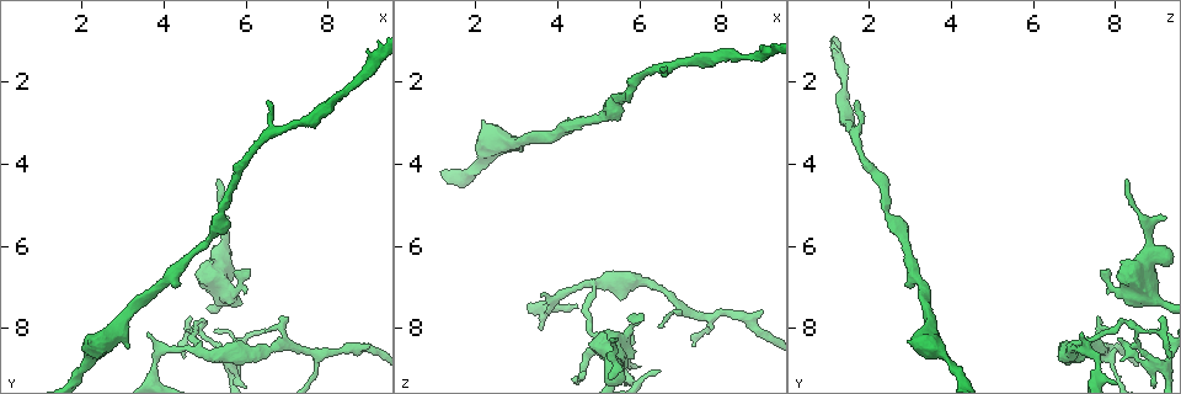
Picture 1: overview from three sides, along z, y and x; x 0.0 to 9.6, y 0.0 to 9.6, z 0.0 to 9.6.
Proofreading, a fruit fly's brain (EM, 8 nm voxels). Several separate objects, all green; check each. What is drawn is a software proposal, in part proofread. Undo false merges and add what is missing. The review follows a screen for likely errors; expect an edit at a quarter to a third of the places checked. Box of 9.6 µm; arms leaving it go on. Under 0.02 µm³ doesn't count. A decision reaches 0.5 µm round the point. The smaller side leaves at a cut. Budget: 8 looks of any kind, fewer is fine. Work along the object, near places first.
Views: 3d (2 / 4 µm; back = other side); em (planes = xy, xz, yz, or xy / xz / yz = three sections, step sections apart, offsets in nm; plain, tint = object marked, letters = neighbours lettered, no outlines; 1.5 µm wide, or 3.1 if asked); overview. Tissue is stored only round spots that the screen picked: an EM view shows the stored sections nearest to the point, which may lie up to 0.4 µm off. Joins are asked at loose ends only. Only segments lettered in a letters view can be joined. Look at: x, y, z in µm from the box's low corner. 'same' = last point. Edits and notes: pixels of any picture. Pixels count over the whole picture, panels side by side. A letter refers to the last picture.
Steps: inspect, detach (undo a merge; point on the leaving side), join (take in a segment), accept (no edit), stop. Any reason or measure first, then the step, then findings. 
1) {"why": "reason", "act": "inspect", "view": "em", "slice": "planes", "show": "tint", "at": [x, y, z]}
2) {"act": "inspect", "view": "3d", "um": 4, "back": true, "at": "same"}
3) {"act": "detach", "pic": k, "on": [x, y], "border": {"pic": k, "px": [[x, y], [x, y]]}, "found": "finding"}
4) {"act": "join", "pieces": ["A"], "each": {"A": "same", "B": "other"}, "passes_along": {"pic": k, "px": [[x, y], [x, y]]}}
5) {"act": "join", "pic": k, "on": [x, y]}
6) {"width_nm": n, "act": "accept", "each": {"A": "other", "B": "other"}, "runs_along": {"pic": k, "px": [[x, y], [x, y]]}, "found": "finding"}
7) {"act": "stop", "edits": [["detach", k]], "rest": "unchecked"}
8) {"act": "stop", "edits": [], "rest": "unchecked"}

{"why": "thin arm on a thick one", "act": "inspect", "view": "3d", "um": 2, "at": [4.90, 8.50, 6.90]}

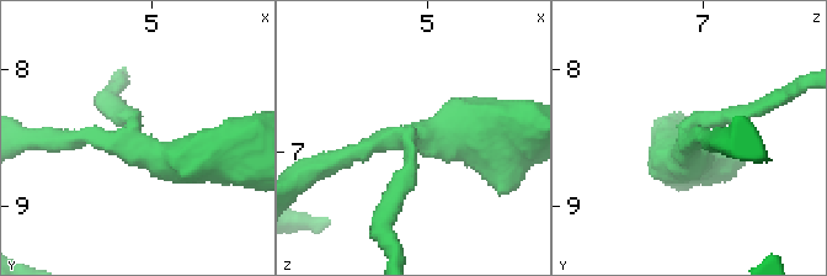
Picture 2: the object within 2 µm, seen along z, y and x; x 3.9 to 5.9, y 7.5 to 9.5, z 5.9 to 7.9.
{"arms": 3, "why": "need the tissue", "act": "inspect", "view": "em", "slice": "yz", "step": 8, "show": "tint", "at": [4.88, 8.50, 6.88]}

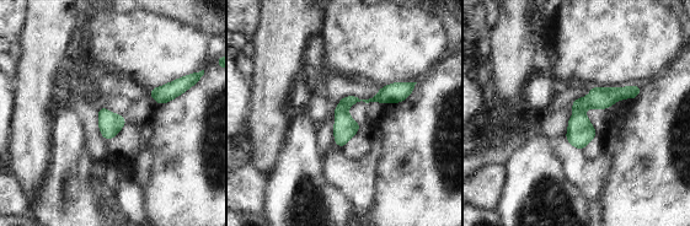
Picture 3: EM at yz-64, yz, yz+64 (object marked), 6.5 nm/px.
{"why": "another direction", "act": "inspect", "view": "em", "slice": "planes", "show": "letters", "at": "same"}

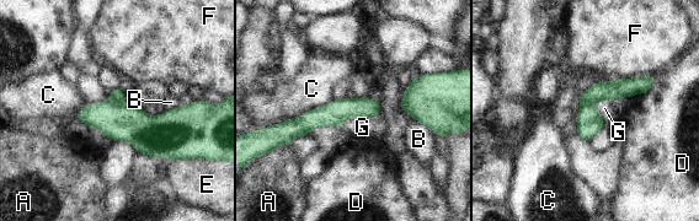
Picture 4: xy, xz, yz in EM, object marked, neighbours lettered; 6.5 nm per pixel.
{"width_nm": 160, "act": "detach", "pic": 4, "on": [117, 96], "each": {"A": "other", "B": "other", "C": "other", "D": "other", "E": "other", "F": "other", "G": "other"}, "found": "a second neuron is stuck on"}

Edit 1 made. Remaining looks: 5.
{"why": "thin end", "act": "inspect", "view": "em", "slice": "yz", "step": 4, "show": "letters", "at": [6.45, 2.50, 1.75]}

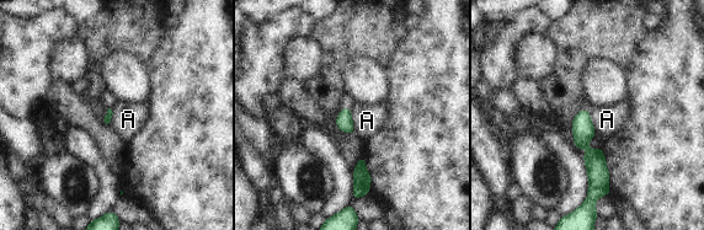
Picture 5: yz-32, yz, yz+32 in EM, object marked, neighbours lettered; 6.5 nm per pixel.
{"act": "inspect", "view": "em", "slice": "planes", "show": "letters", "at": "same"}

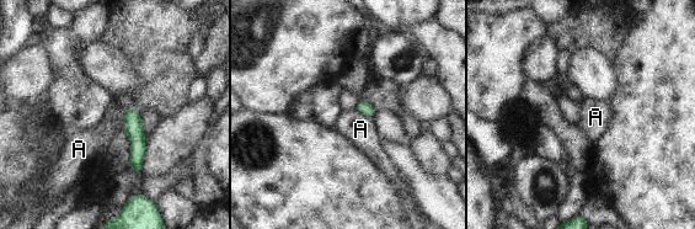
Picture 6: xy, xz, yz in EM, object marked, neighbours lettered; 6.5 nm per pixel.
{"act": "accept", "each": {"A": "other"}, "border": {"pic": 6, "px": [[129, 106], [123, 113], [122, 127]]}, "found": "none of them fits"}

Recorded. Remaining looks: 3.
{"act": "stop", "edits": [["detach", 4]], "rest": "unchecked"}

